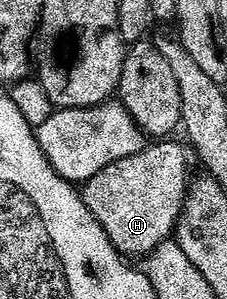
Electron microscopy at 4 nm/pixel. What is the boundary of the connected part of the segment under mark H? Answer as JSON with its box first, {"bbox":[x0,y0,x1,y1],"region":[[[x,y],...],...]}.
{"bbox":[80,141,191,256],"region":[[[169,141],[150,142],[131,157],[123,157],[99,169],[99,173],[85,180],[80,188],[81,200],[122,256],[148,256],[159,244],[168,240],[174,230],[190,178],[191,155],[184,142],[165,142]]]}

